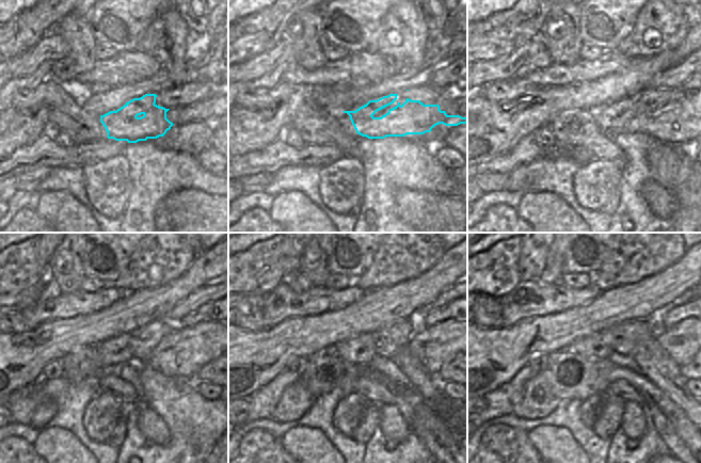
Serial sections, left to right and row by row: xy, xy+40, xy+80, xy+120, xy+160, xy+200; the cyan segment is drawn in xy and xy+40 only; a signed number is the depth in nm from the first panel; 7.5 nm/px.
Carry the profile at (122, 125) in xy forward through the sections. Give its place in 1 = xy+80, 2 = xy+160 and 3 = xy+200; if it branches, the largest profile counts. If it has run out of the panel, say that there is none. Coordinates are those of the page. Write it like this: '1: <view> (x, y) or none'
1: xy+80 (668, 115)
2: xy+160 (435, 346)
3: xy+200 (684, 340)

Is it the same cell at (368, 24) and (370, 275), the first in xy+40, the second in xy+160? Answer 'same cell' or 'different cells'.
different cells

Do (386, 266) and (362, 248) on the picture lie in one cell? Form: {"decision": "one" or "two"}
{"decision": "two"}

